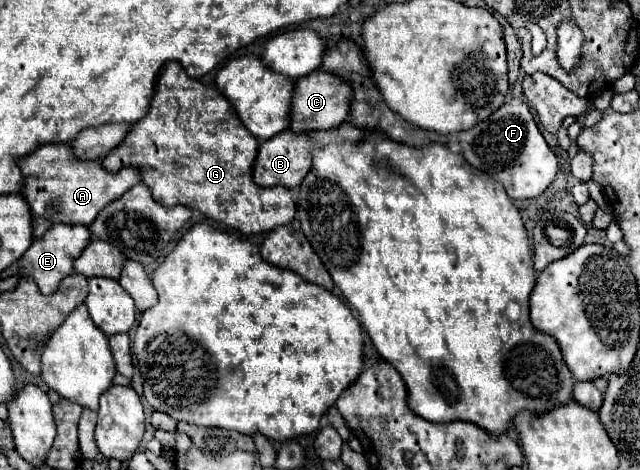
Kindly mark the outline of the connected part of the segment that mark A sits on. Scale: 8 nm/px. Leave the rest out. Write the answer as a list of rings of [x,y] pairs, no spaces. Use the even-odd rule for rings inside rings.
[[[47,143],[17,161],[21,175],[25,179],[21,195],[33,215],[33,239],[43,237],[43,233],[55,225],[91,225],[97,213],[119,199],[127,189],[137,185],[139,173],[135,167],[125,167],[119,173],[107,173],[99,161],[79,161],[73,157],[69,143]],[[53,207],[53,215],[49,211]]]

